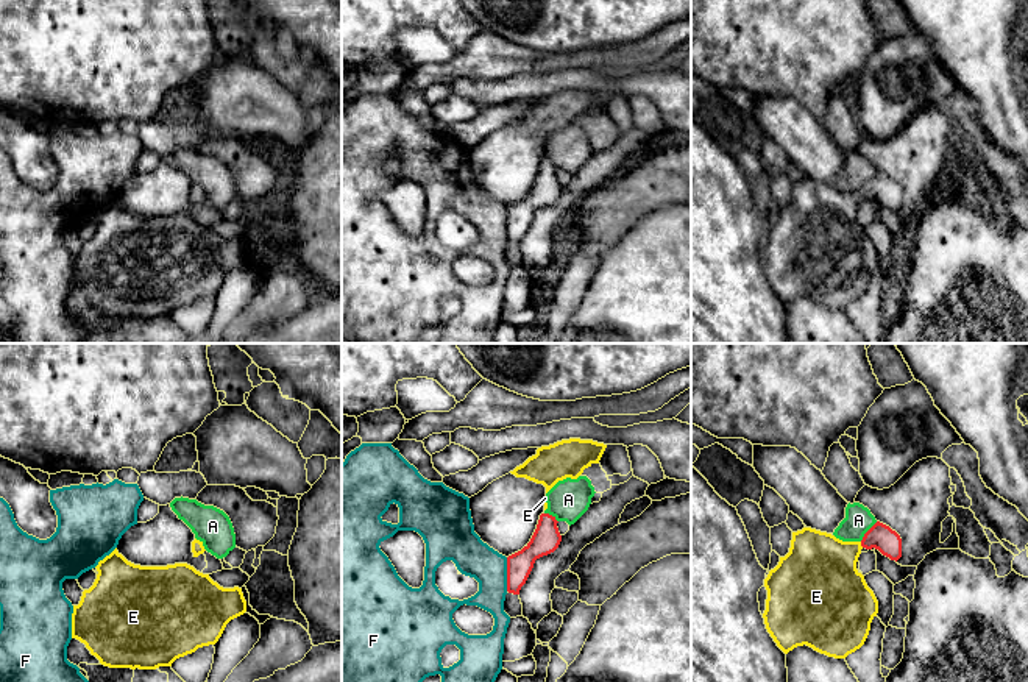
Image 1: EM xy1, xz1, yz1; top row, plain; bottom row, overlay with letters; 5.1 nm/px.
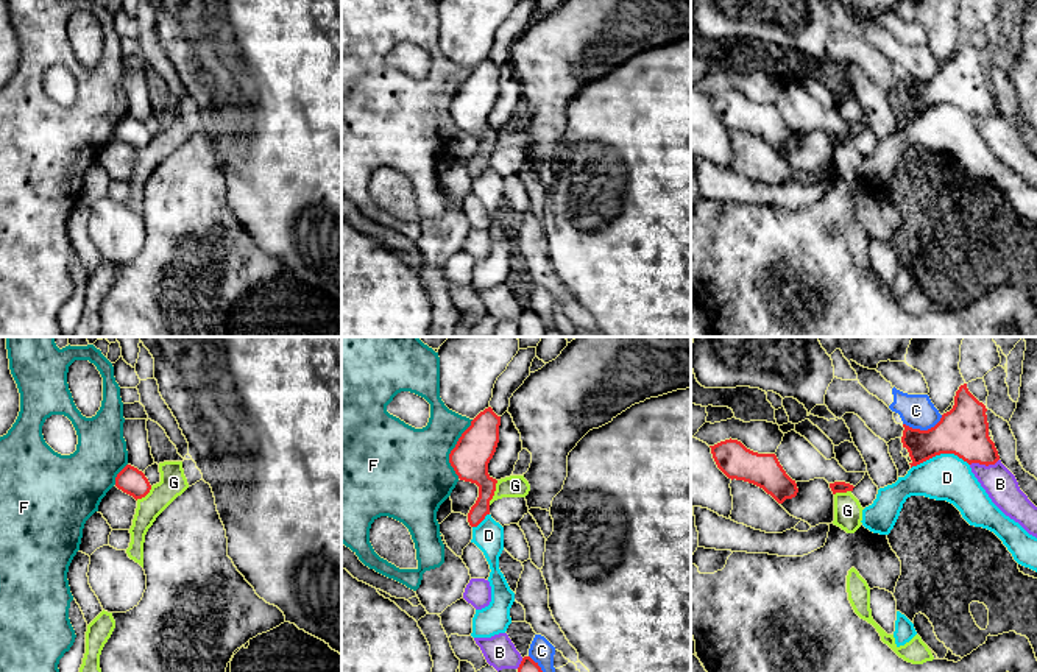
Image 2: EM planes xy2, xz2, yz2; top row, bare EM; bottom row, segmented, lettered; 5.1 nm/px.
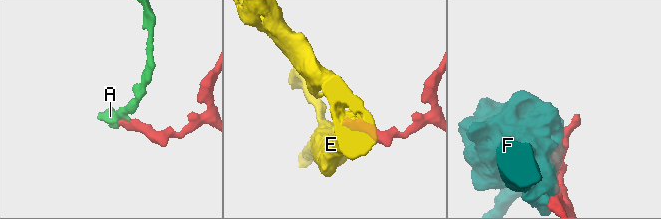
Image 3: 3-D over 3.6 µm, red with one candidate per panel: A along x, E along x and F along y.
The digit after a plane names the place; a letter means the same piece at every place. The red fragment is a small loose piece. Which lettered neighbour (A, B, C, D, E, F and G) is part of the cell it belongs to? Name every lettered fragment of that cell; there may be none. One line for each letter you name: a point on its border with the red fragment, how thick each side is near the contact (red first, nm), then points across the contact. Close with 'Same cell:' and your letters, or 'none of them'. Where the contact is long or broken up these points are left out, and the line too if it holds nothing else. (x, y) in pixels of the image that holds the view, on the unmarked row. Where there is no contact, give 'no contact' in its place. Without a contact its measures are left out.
E: yz1 (861, 195) | 140/360 nm | across yz1 (882, 188), (874, 188), (861, 195), (821, 222)
Same cell: E

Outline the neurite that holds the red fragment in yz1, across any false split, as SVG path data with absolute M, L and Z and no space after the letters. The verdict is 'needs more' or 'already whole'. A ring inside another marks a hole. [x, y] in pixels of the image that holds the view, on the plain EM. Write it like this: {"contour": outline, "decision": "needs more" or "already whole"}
{"contour": "M880 172L864 184L861 192L842 192L831 184L811 178L792 183L789 203L780 208L778 215L771 220L764 229L764 237L767 240L766 261L763 264L764 275L785 304L797 297L806 295L828 307L845 309L864 295L870 281L870 273L878 264L878 251L867 237L864 226L856 220L856 212L863 198L875 198L895 212L902 208L900 186Z", "decision": "needs more"}

